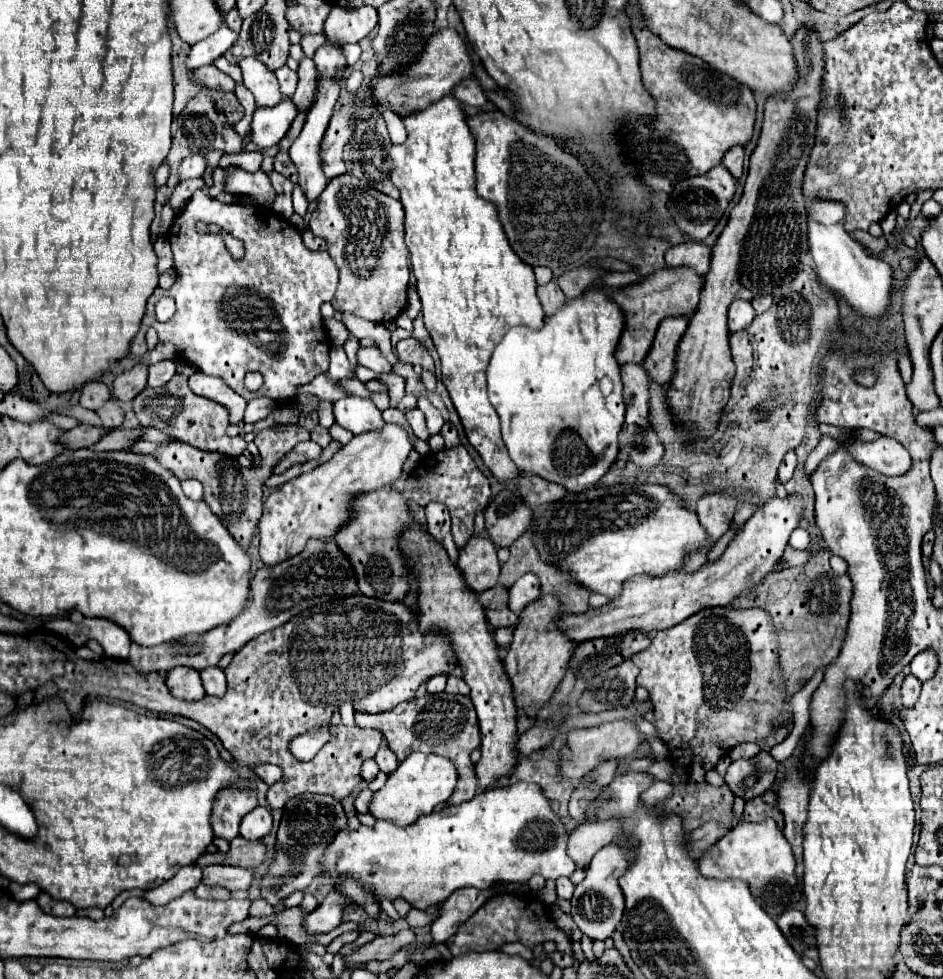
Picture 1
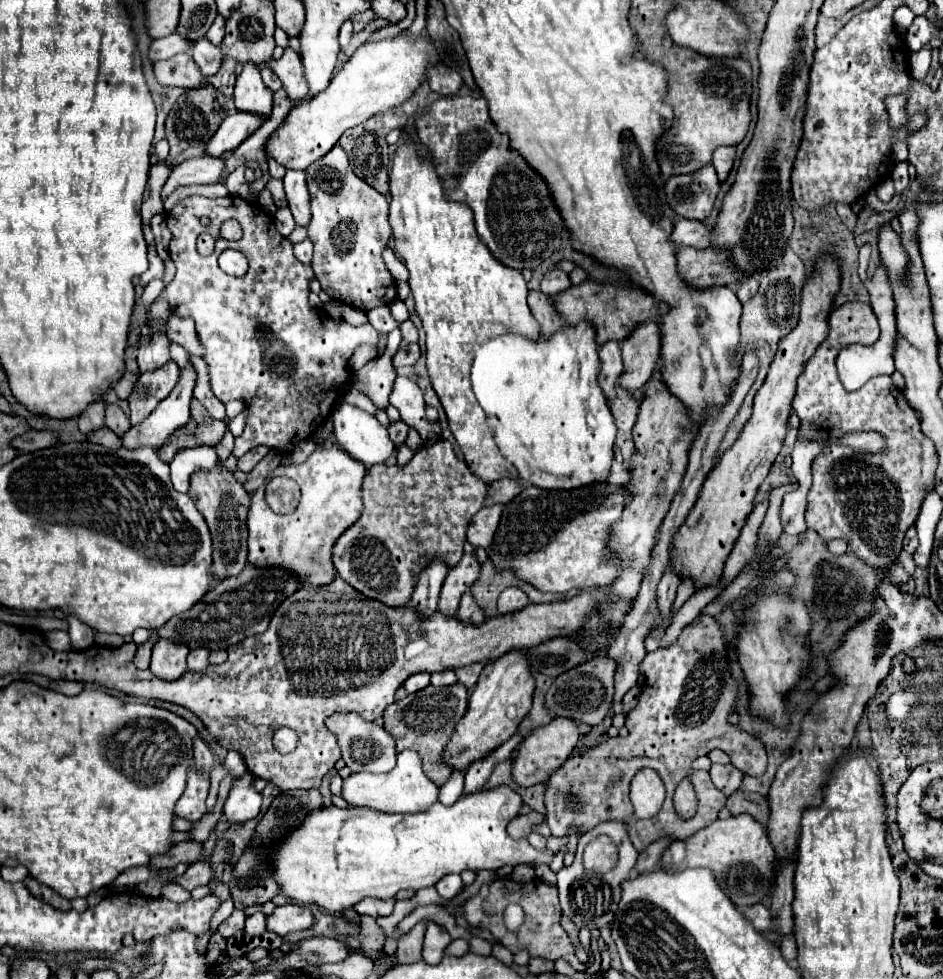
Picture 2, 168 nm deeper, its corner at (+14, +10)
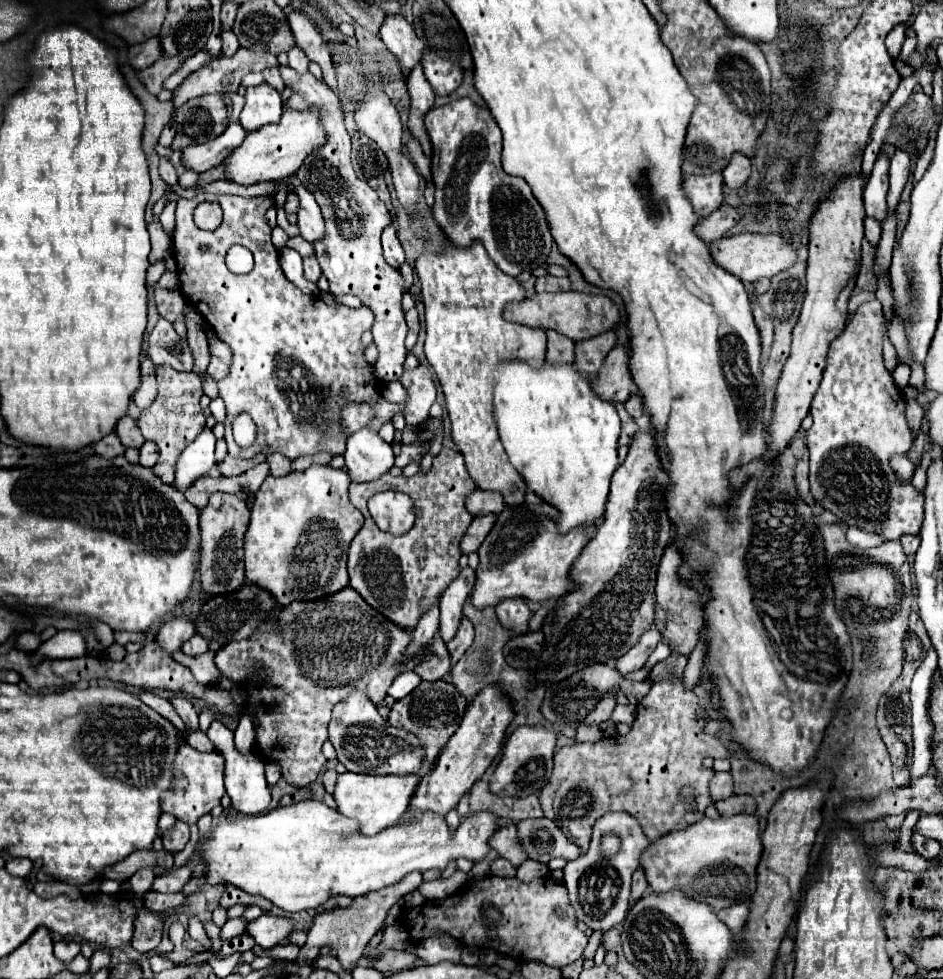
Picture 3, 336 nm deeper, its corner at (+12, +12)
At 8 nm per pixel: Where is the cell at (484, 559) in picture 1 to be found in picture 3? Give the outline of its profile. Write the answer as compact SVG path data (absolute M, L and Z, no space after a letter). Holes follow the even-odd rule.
M462 568L458 578L444 590L440 598L440 634L444 642L450 642L460 626L462 620L462 606L472 592L476 582L476 574L472 568Z

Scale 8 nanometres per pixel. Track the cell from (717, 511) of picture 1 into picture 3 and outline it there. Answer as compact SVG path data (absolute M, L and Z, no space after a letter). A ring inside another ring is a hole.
M652 624L650 630L642 634L642 640L638 640L638 644L634 648L630 648L630 652L626 652L622 658L618 658L614 668L620 672L620 676L640 670L646 664L648 656L654 652L658 642L660 642L660 634L658 634L658 628Z

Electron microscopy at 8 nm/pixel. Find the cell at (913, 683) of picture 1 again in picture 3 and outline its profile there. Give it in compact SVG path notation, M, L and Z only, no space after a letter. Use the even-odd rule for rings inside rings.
M906 634L904 644L906 644L904 646L904 658L906 660L916 660L920 656L920 652L922 652L922 644L920 644L918 636L916 634Z

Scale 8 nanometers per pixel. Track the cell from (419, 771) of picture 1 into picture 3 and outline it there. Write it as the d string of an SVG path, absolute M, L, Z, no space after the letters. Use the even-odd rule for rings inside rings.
M344 772L338 776L338 784L332 796L336 800L336 810L346 818L356 820L360 834L374 836L400 822L400 818L408 810L416 786L418 776L370 776Z

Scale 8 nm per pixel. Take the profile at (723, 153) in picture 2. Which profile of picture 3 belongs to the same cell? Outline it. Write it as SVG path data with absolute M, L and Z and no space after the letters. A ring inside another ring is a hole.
M734 154L732 162L722 172L724 174L724 184L728 188L732 188L732 190L738 190L748 182L750 172L752 172L750 160L746 156L742 156L742 154Z

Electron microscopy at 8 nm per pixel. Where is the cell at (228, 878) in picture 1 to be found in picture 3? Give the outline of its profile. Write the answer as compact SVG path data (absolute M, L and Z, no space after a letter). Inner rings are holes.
M182 866L182 868L174 868L174 870L166 870L164 874L156 876L154 882L152 882L152 888L154 892L180 892L182 886L192 878L192 872L190 868Z

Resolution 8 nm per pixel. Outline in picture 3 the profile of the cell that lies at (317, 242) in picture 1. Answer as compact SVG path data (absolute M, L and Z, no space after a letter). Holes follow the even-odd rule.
M304 258L304 274L306 274L306 278L310 280L310 282L318 282L318 278L320 278L320 266L318 266L318 262L316 262L316 258Z

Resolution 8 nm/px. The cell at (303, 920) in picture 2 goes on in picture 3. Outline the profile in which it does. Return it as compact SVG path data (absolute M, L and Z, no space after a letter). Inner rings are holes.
M262 914L258 920L254 920L246 926L246 932L254 938L254 942L258 946L268 950L268 948L276 946L280 940L284 940L292 928L294 928L292 920L288 920L288 918Z

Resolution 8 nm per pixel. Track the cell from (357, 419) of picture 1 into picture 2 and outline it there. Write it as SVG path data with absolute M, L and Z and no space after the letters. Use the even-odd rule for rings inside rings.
M346 400L336 402L336 406L334 406L332 412L330 412L330 418L332 418L332 424L334 424L336 442L338 442L340 446L344 446L344 450L350 452L352 458L364 462L366 466L384 464L384 462L392 456L392 452L396 450L394 442L392 442L390 436L388 436L386 426L382 426L382 424L376 420L376 416L372 416L372 414L368 414L368 412L356 408L356 406L352 406L352 404L348 404Z

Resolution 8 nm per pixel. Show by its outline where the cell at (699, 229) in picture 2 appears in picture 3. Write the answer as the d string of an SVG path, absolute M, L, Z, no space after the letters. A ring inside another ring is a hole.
M722 204L722 208L718 208L712 216L704 218L694 230L696 234L704 240L704 242L716 242L720 240L734 224L738 224L738 220L742 218L742 212L730 204Z

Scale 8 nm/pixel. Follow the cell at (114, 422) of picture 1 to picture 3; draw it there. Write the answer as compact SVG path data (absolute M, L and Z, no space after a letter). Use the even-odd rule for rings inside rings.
M124 416L118 426L116 426L116 434L122 440L122 444L126 448L140 448L144 444L144 436L140 432L140 428L136 426L136 422L130 416Z

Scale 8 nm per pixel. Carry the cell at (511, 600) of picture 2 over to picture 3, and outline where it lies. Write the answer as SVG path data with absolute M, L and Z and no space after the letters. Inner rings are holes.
M502 600L496 606L496 618L510 634L528 632L530 616L532 616L532 612L528 610L524 600Z

